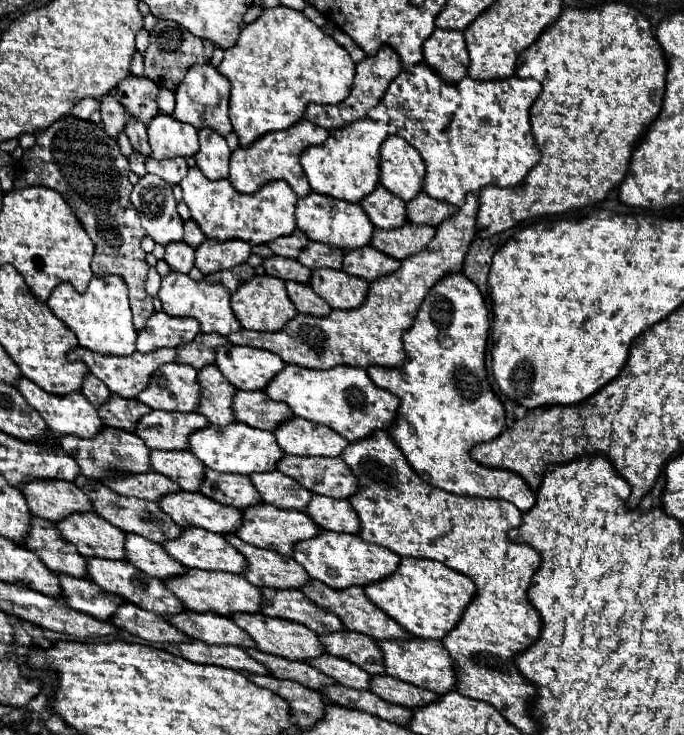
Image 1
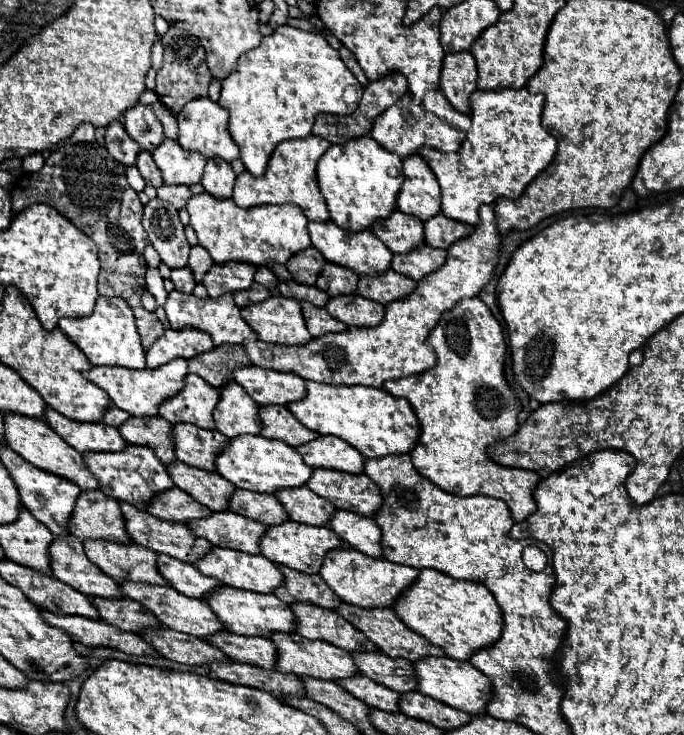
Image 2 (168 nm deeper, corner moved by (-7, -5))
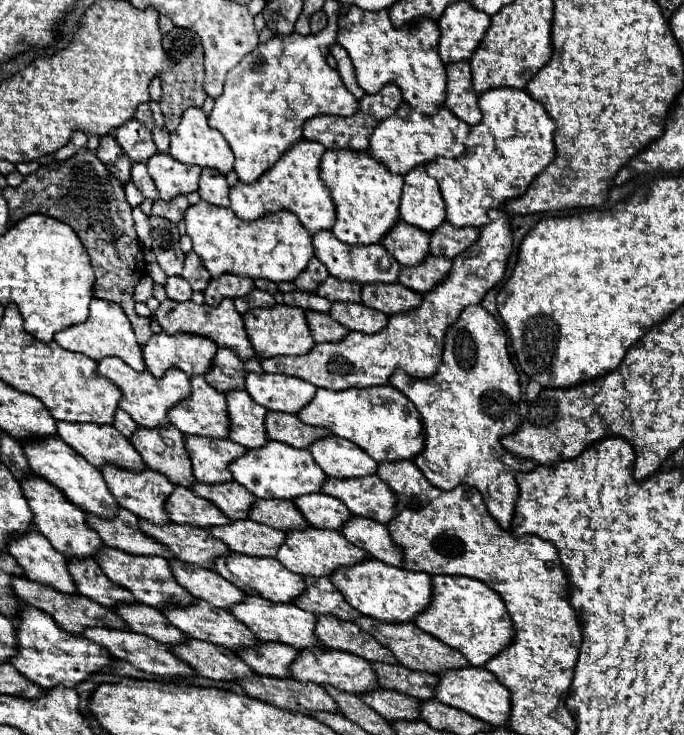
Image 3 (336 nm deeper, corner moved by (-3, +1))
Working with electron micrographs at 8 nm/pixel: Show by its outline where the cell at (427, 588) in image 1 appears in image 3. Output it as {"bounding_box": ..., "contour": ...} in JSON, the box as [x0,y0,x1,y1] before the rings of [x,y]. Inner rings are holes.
{"bounding_box":[415,575,513,667],"contour":[[[433,575],[433,597],[425,611],[415,617],[415,625],[445,645],[457,649],[471,665],[483,667],[489,657],[505,649],[513,639],[511,617],[501,597],[483,581],[461,575]]]}

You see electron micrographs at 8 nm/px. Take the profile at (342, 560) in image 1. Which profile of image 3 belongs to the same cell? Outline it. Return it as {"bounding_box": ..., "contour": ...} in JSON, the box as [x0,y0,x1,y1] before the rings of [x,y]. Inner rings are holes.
{"bounding_box":[329,557,431,623],"contour":[[[367,557],[353,567],[339,567],[329,577],[333,585],[343,593],[349,605],[353,605],[363,615],[371,615],[379,621],[399,623],[413,621],[431,601],[431,577],[423,571],[407,571],[403,567],[391,567],[379,559]]]}

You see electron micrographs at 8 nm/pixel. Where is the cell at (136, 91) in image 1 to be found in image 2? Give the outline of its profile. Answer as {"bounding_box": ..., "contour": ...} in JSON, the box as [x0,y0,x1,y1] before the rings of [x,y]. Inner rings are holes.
{"bounding_box":[123,103,163,151],"contour":[[[137,103],[123,115],[123,127],[129,137],[139,145],[141,151],[153,151],[159,143],[163,143],[163,127],[155,117],[151,107]]]}

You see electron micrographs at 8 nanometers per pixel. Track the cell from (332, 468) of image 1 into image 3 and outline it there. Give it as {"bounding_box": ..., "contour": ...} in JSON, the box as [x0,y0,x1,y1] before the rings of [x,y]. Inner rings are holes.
{"bounding_box":[323,475,395,523],"contour":[[[377,475],[353,479],[327,477],[323,493],[345,503],[353,515],[369,517],[379,523],[387,523],[395,517],[395,493]]]}

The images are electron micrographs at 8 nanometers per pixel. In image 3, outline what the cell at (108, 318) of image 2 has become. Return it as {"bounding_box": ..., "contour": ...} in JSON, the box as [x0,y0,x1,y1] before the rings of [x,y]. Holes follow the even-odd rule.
{"bounding_box":[55,299,145,371],"contour":[[[91,299],[91,315],[85,323],[77,323],[71,327],[61,329],[55,335],[55,341],[67,349],[67,351],[79,351],[87,357],[91,357],[93,361],[101,361],[103,357],[119,357],[123,359],[129,367],[133,367],[135,371],[143,371],[145,363],[143,363],[143,355],[141,355],[141,345],[135,339],[131,321],[127,319],[127,315],[123,313],[123,307],[113,303],[113,301],[105,301],[105,299]]]}

